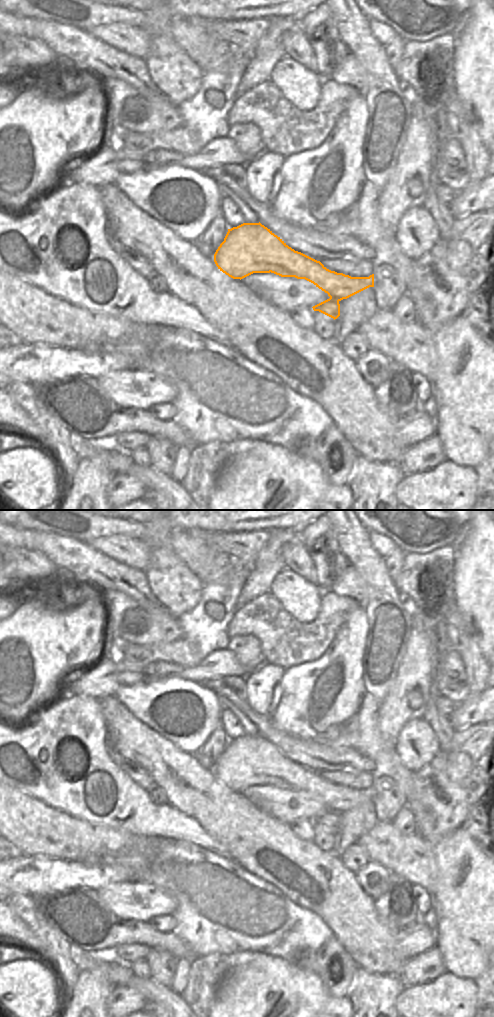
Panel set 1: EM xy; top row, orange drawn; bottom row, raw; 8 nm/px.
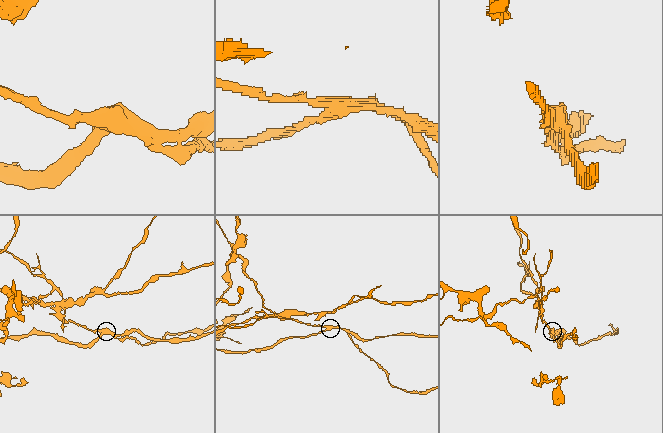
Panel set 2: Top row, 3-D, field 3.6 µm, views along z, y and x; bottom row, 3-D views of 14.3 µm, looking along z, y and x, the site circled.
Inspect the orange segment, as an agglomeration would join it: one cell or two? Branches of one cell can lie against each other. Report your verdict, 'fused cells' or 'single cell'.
fused cells

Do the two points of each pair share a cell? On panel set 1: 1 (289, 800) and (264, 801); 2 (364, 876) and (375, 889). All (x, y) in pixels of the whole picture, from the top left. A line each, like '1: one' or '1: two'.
1: one
2: one

